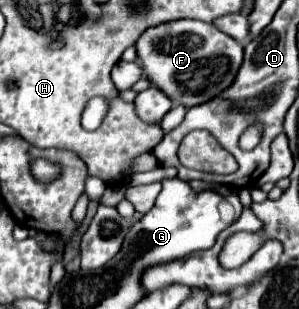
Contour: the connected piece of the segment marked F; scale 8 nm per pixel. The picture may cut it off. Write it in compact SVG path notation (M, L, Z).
M174 20L150 26L136 40L140 68L150 84L162 90L174 106L194 108L222 94L232 86L244 62L244 46L202 20Z

